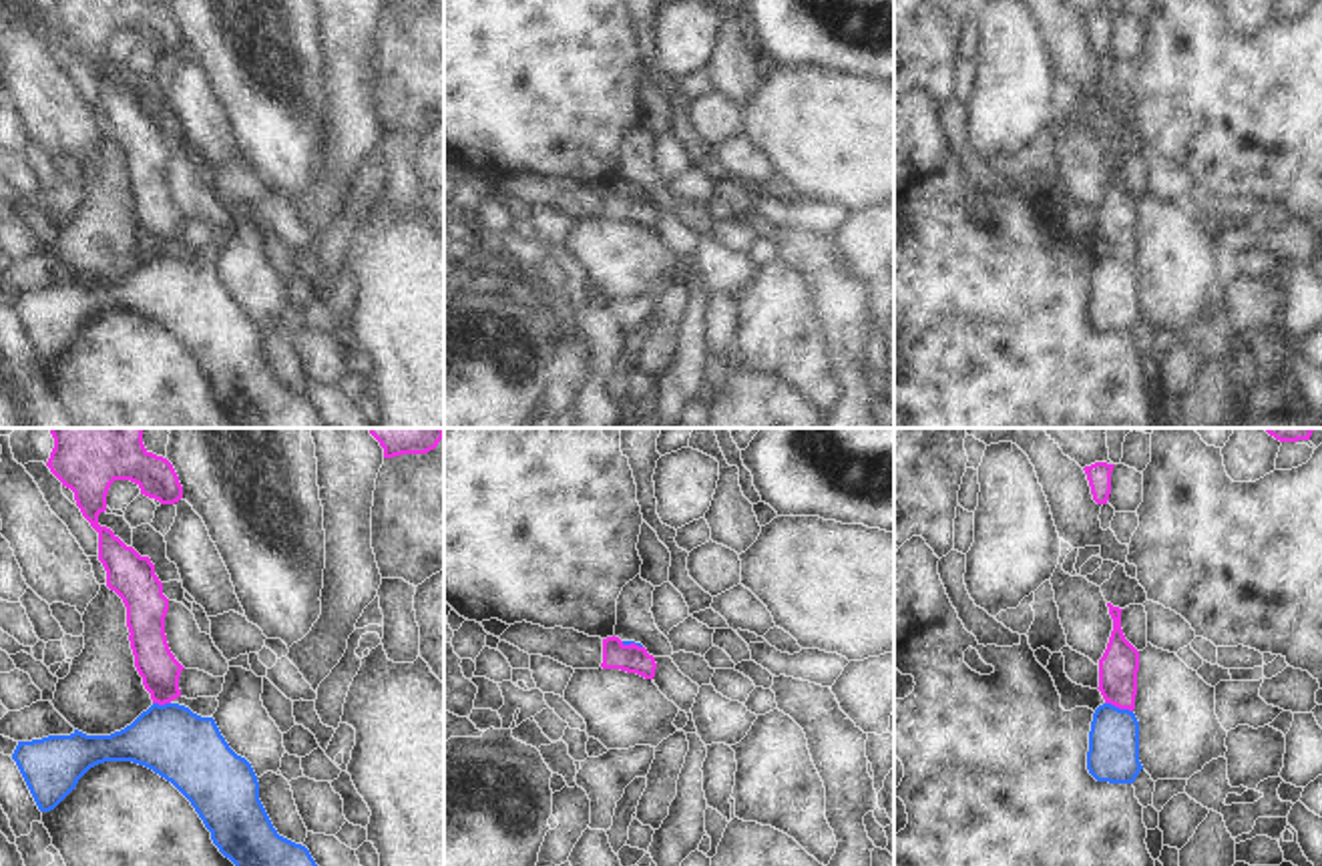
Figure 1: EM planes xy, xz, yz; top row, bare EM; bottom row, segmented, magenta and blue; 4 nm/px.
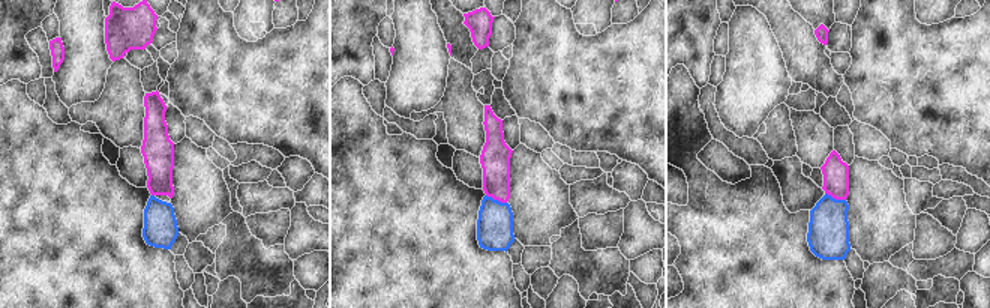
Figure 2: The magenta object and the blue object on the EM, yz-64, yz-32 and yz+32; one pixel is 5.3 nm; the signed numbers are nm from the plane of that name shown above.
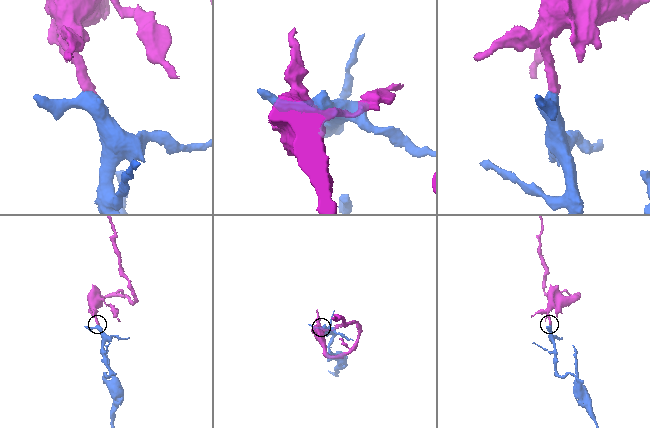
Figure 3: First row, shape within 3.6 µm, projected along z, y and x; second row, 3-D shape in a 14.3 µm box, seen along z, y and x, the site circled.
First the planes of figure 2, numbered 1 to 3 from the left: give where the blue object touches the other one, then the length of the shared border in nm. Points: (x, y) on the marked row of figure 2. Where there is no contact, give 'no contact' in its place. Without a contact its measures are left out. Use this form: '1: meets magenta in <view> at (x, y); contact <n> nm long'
1: no contact
2: meets magenta in yz-32 at (497, 199); contact 120 nm long
3: meets magenta in yz+32 at (836, 199); contact 120 nm long

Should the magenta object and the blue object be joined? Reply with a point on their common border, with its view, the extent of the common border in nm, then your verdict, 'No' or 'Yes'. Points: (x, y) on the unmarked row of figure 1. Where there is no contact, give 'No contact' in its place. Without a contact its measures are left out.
Touches magenta at yz (1120, 258). Shared border 120 nm. No.

